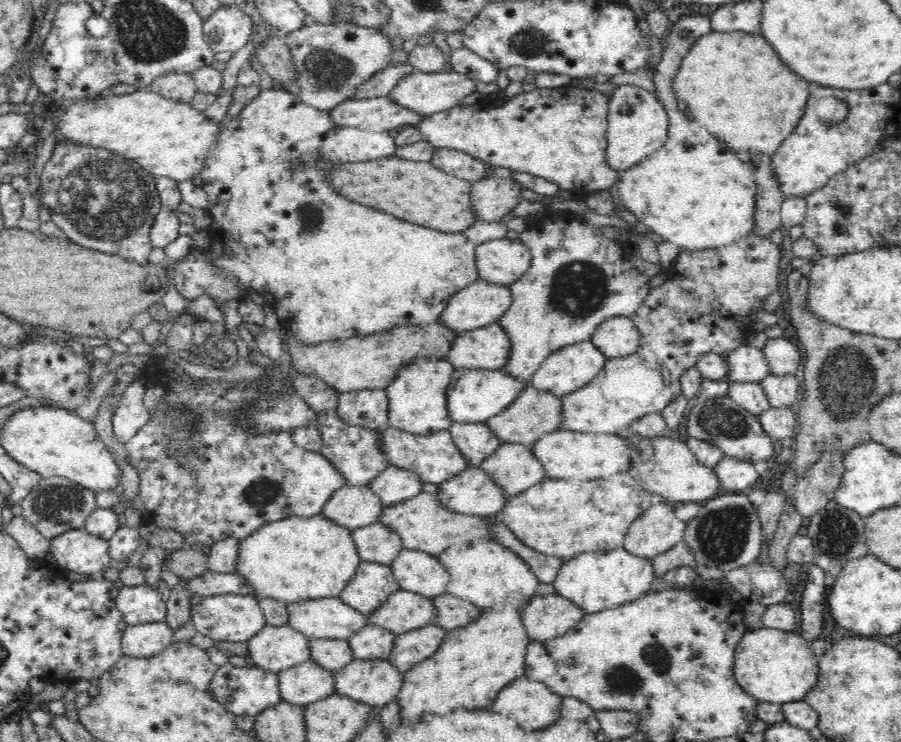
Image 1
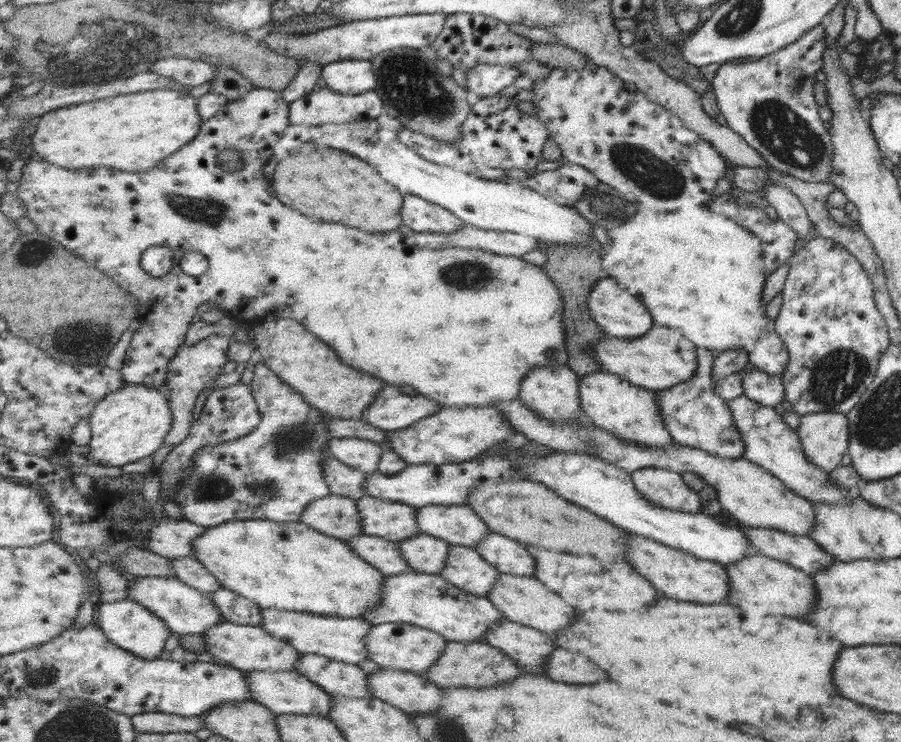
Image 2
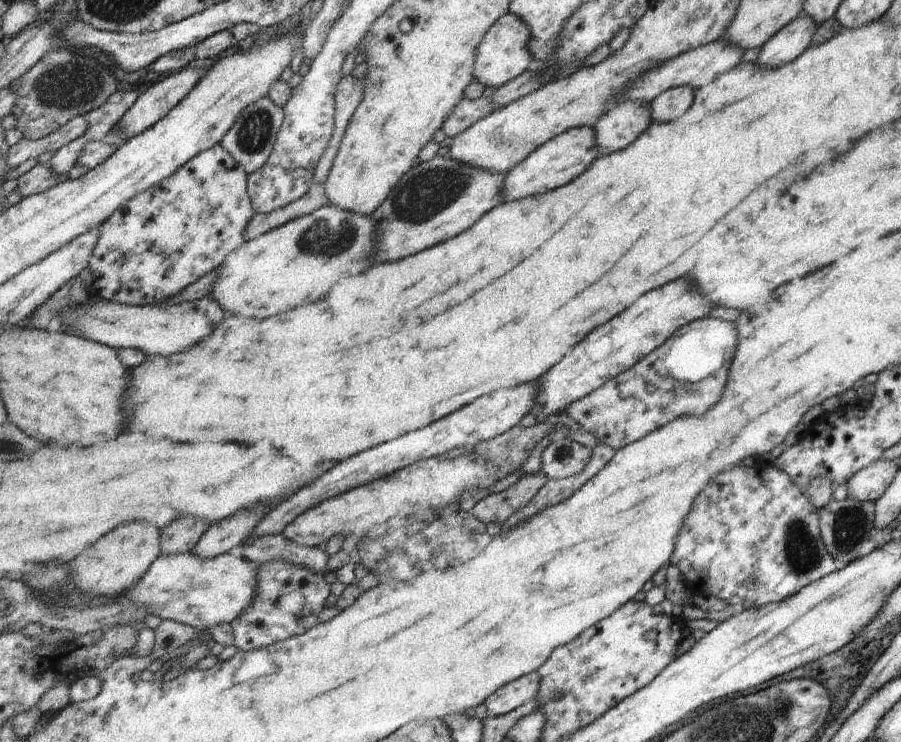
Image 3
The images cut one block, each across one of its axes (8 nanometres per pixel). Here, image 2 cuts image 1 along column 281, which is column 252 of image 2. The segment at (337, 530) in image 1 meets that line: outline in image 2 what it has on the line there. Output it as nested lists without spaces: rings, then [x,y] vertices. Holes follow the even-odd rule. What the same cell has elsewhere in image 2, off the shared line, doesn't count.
[[[237,520],[209,527],[199,539],[194,557],[223,583],[223,588],[257,602],[262,608],[355,619],[365,617],[381,604],[387,575],[364,560],[344,539],[319,532],[302,522]]]

